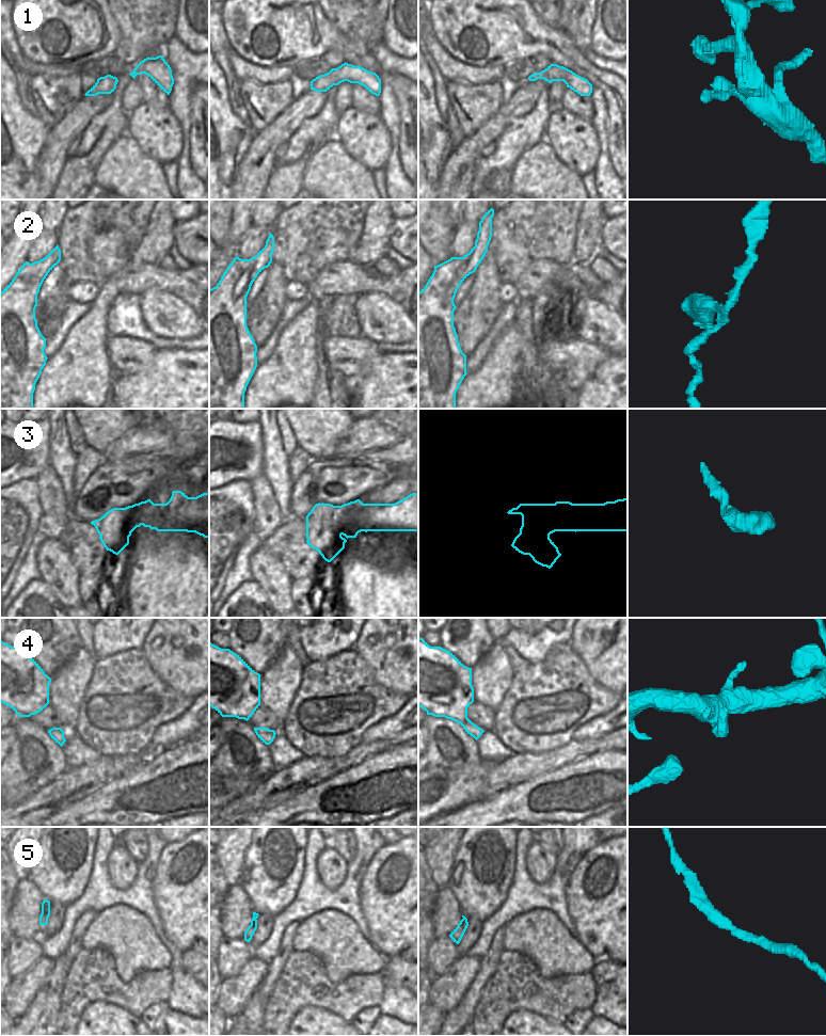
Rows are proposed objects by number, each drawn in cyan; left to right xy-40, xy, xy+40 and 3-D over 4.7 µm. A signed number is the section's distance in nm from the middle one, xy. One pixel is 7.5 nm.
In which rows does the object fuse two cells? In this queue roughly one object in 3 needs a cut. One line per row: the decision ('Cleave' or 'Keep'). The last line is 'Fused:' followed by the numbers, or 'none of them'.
1: Keep
2: Cleave
3: Cleave
4: Keep
5: Keep
Fused: 2, 3

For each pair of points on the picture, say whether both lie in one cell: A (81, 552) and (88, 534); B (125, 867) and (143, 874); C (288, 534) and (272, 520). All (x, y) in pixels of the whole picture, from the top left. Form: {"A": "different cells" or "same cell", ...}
{"A": "different cells", "B": "different cells", "C": "different cells"}

